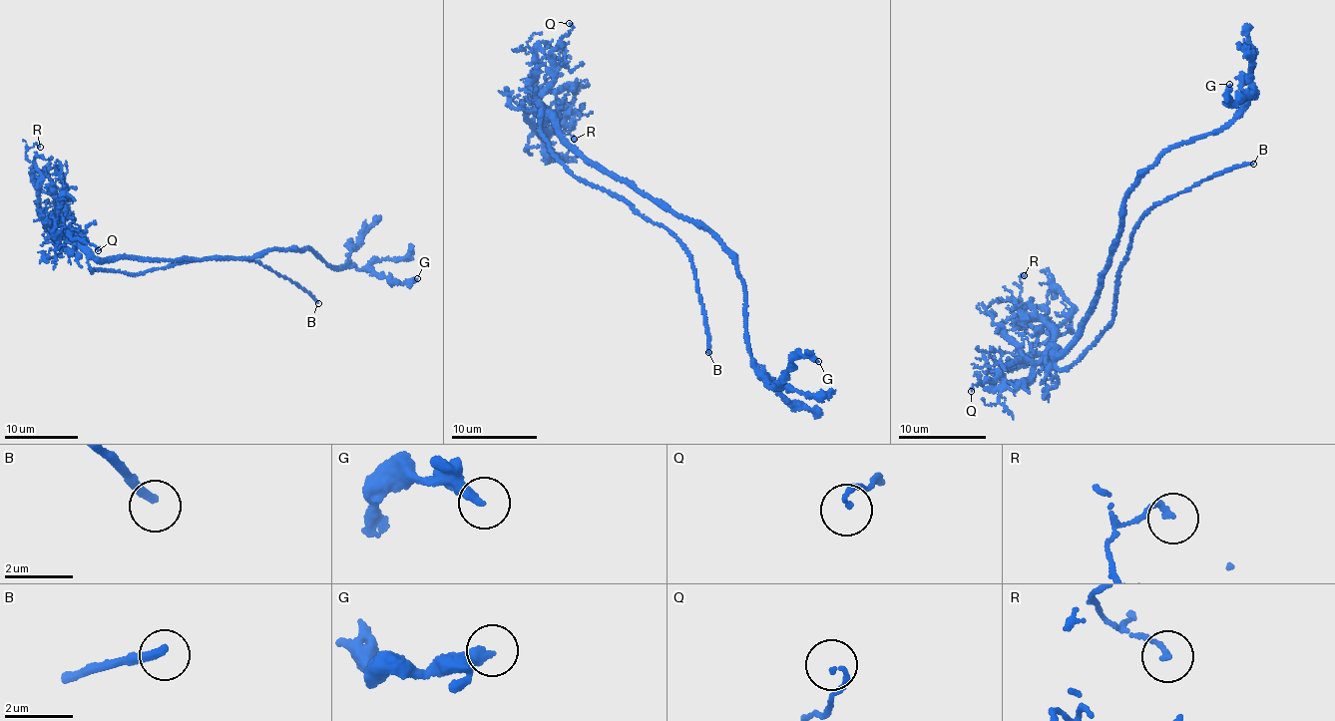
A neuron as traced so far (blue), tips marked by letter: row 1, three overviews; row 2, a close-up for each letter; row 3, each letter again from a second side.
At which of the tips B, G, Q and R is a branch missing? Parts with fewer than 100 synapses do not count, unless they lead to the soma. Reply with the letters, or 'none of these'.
B

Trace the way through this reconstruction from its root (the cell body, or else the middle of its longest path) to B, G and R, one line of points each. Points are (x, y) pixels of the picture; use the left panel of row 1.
B: (129, 256), (88, 263), (93, 271), (135, 275), (205, 258), (239, 257), (287, 278), (318, 303)
G: (129, 256), (240, 259), (270, 250), (307, 248), (336, 270), (355, 265), (392, 282), (417, 278)
R: (129, 256), (103, 260), (46, 229), (46, 215), (37, 201), (39, 170), (26, 155), (34, 145), (40, 147)

